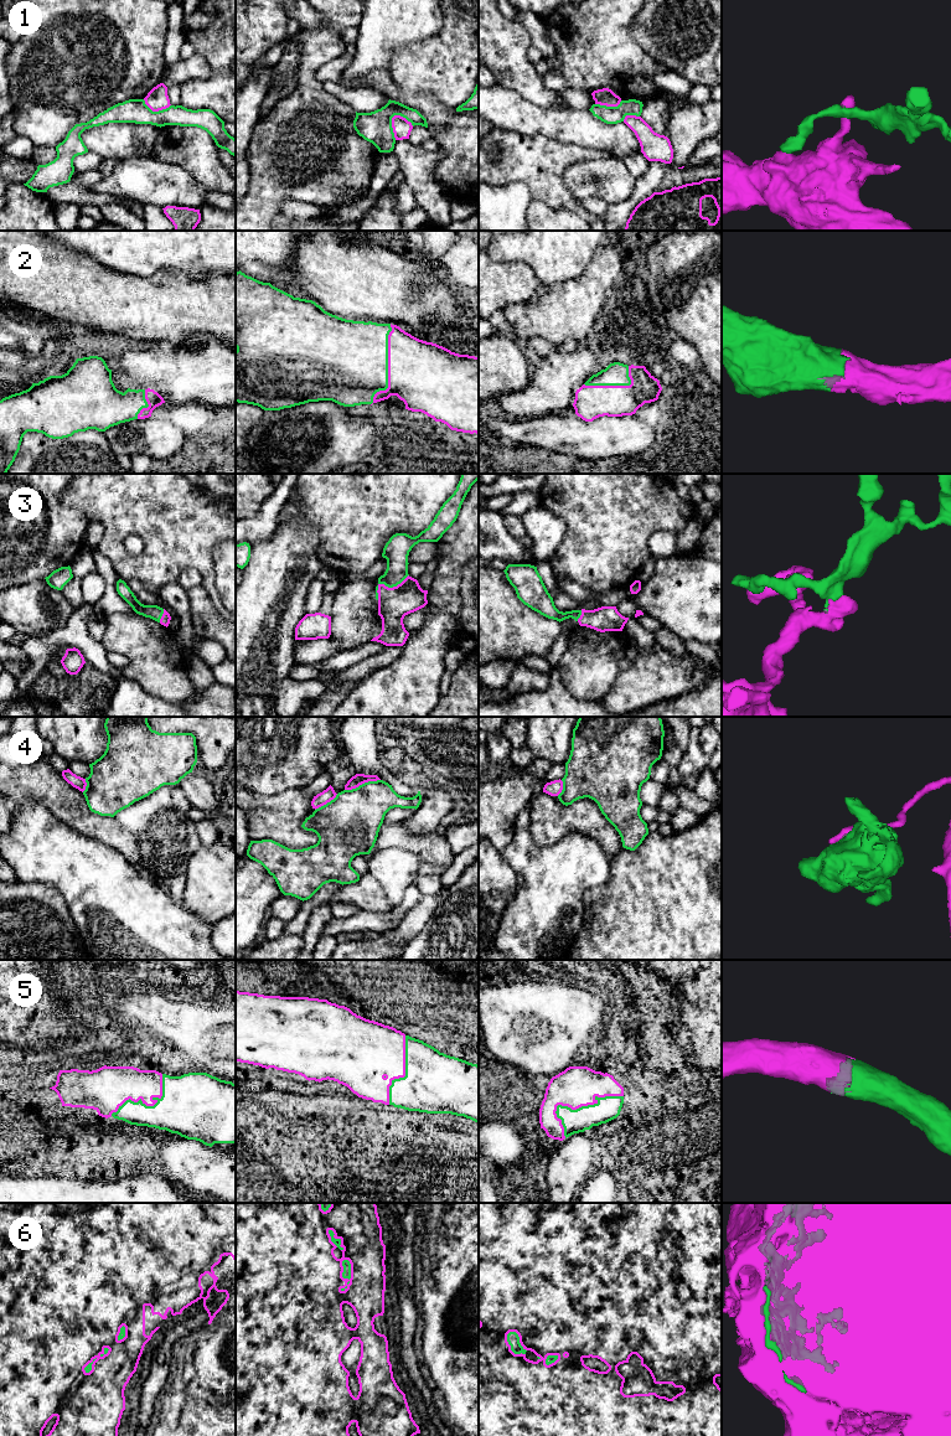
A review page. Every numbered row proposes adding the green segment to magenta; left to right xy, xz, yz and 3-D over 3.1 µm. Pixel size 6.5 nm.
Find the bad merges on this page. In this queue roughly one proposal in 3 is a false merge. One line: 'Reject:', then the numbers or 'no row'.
Reject: 1, 4

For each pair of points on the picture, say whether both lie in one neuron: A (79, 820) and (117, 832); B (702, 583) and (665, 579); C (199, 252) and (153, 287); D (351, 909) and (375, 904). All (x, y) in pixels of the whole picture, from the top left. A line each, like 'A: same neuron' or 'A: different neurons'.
A: same neuron
B: same neuron
C: different neurons
D: different neurons

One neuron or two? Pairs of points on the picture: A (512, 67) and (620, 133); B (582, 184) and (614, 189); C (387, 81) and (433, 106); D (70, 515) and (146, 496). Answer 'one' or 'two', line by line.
A: two
B: one
C: one
D: two

